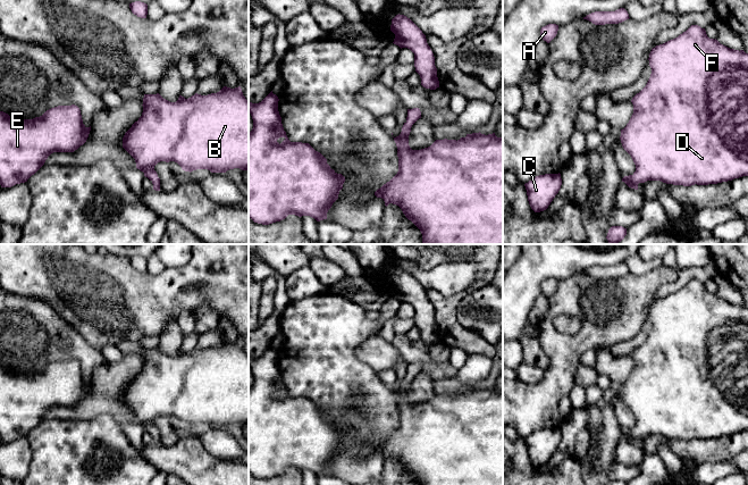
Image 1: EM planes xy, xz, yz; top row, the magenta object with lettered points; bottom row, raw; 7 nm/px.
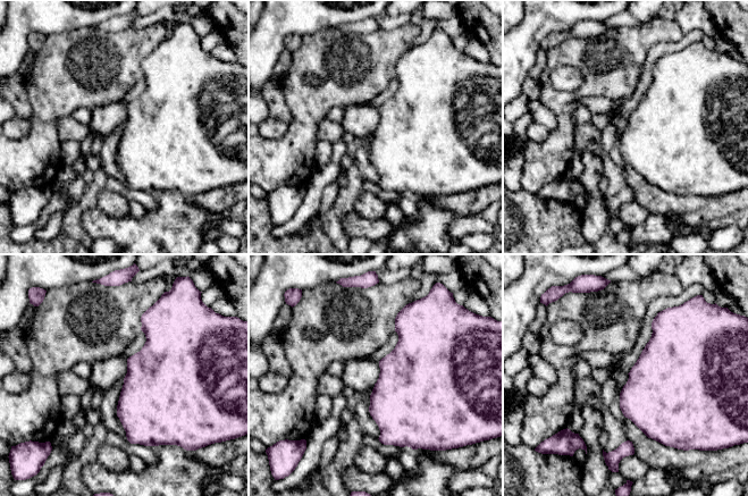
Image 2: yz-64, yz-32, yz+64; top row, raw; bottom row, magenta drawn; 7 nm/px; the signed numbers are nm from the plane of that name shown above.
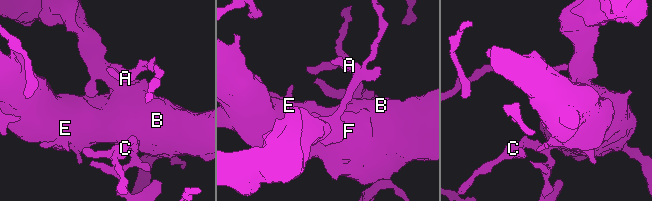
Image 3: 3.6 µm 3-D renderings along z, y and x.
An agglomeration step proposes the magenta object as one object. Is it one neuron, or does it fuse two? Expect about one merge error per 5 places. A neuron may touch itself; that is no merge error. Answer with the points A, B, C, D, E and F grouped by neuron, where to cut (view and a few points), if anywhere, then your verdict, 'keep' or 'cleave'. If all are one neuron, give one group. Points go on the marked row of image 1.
A B C D E F; no cut; keep

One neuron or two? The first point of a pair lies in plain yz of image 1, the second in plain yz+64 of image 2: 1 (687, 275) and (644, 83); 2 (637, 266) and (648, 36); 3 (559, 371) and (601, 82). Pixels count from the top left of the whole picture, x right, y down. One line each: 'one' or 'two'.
1: one
2: two
3: one

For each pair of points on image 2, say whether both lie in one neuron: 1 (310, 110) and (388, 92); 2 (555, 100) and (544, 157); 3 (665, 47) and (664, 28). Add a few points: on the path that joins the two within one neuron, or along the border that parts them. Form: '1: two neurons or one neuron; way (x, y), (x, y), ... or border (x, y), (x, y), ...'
1: two neurons; border (394, 76), (381, 91), (362, 103)
2: one neuron; way (563, 114), (563, 135), (557, 143)
3: two neurons; border (662, 40), (649, 50), (645, 60)

